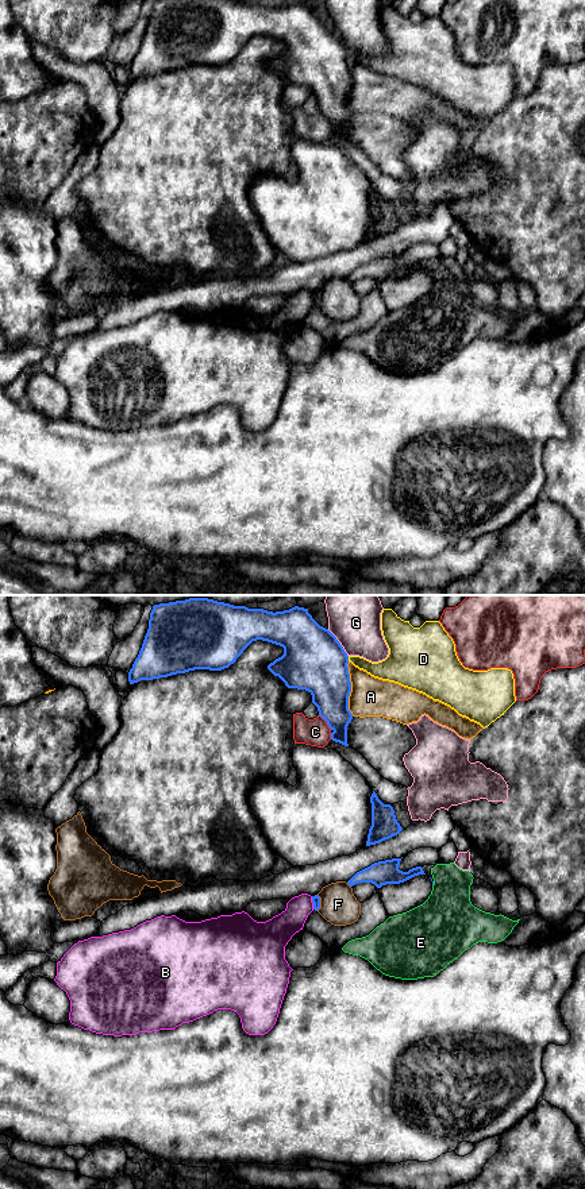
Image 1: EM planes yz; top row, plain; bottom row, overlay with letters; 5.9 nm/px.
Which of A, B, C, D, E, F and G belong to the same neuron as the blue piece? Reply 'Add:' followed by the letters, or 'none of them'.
Add: none of them

